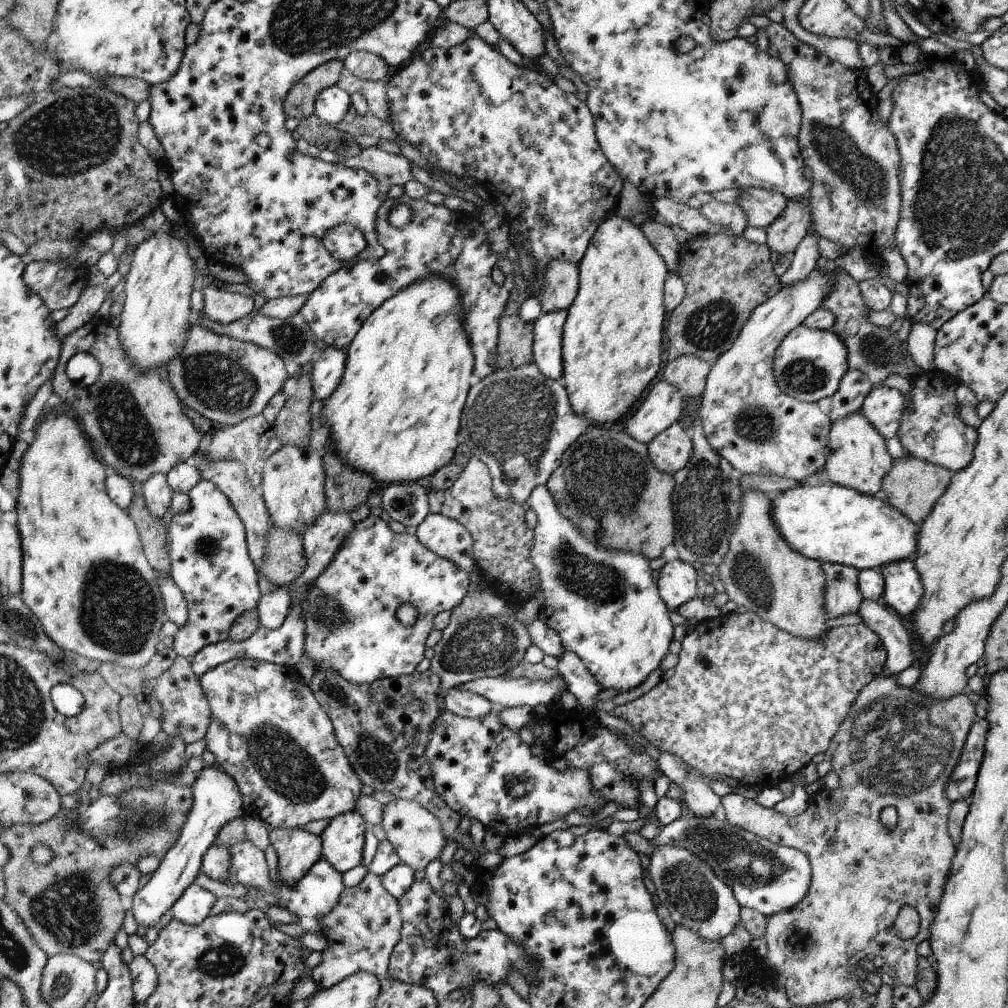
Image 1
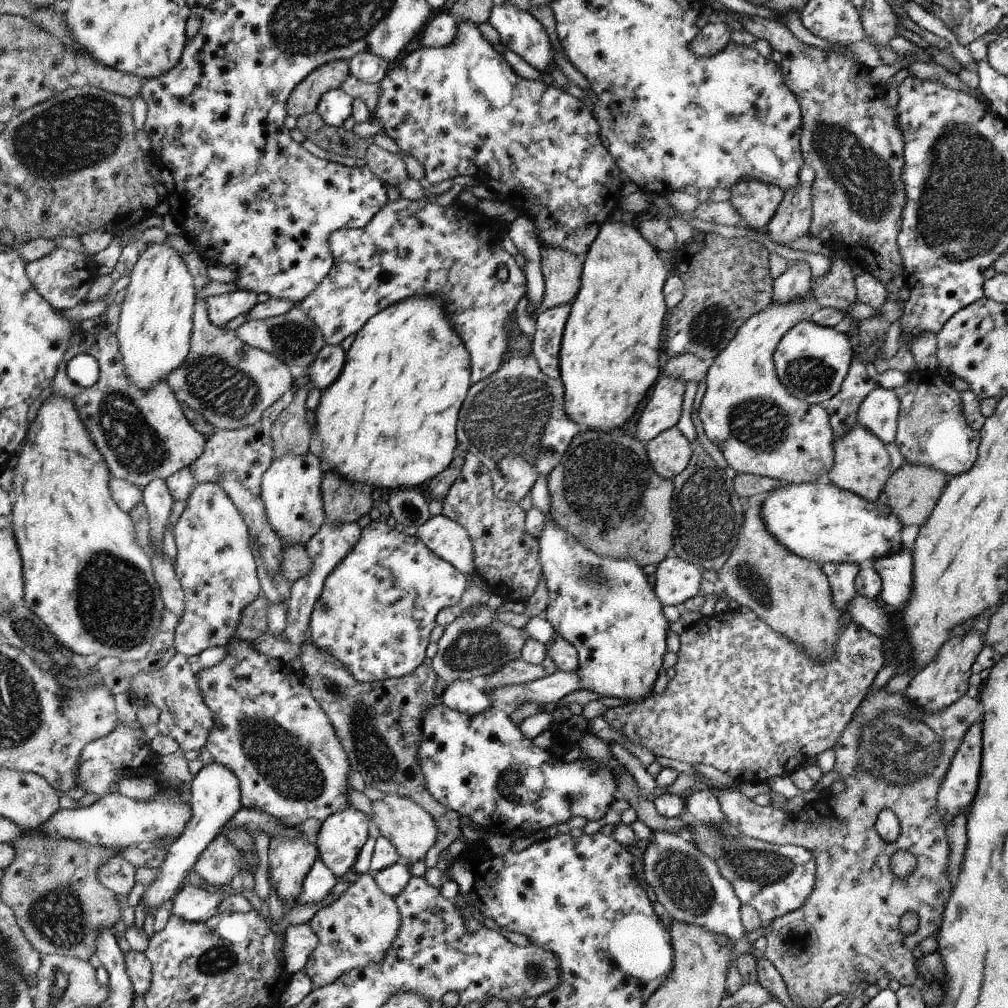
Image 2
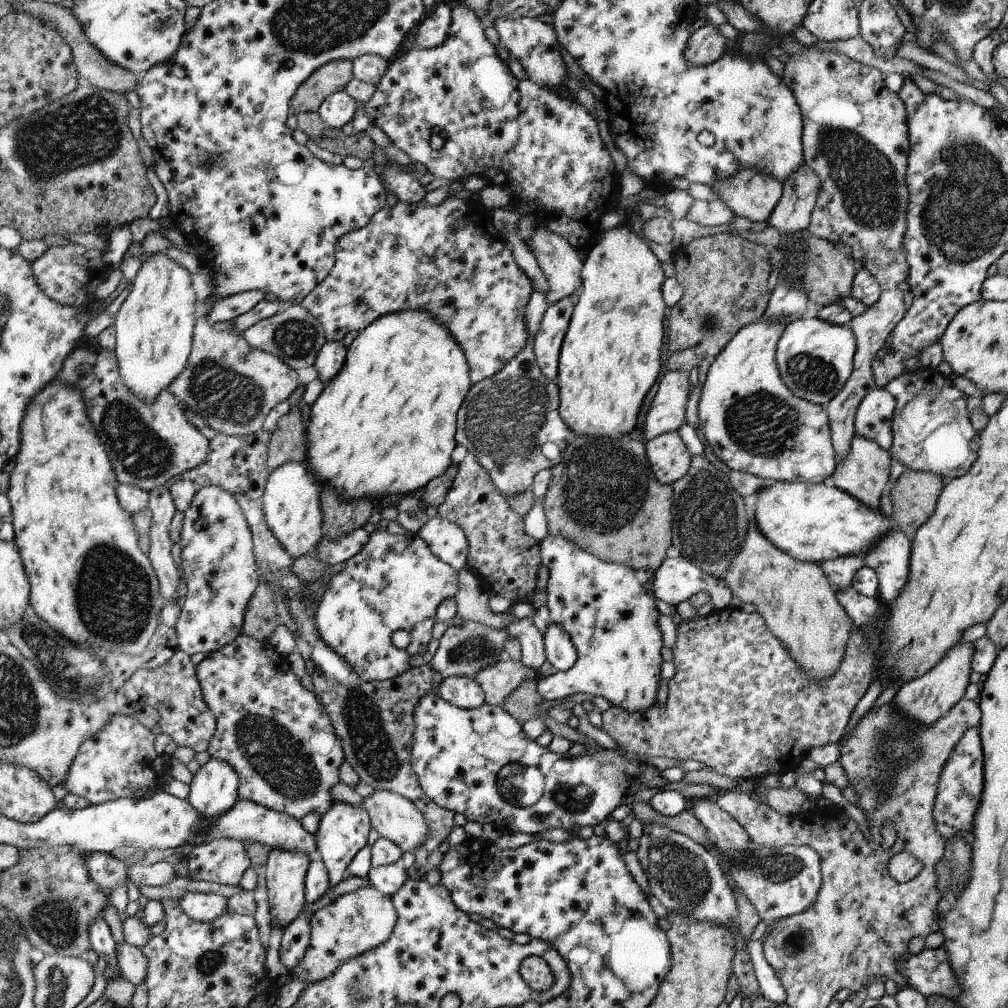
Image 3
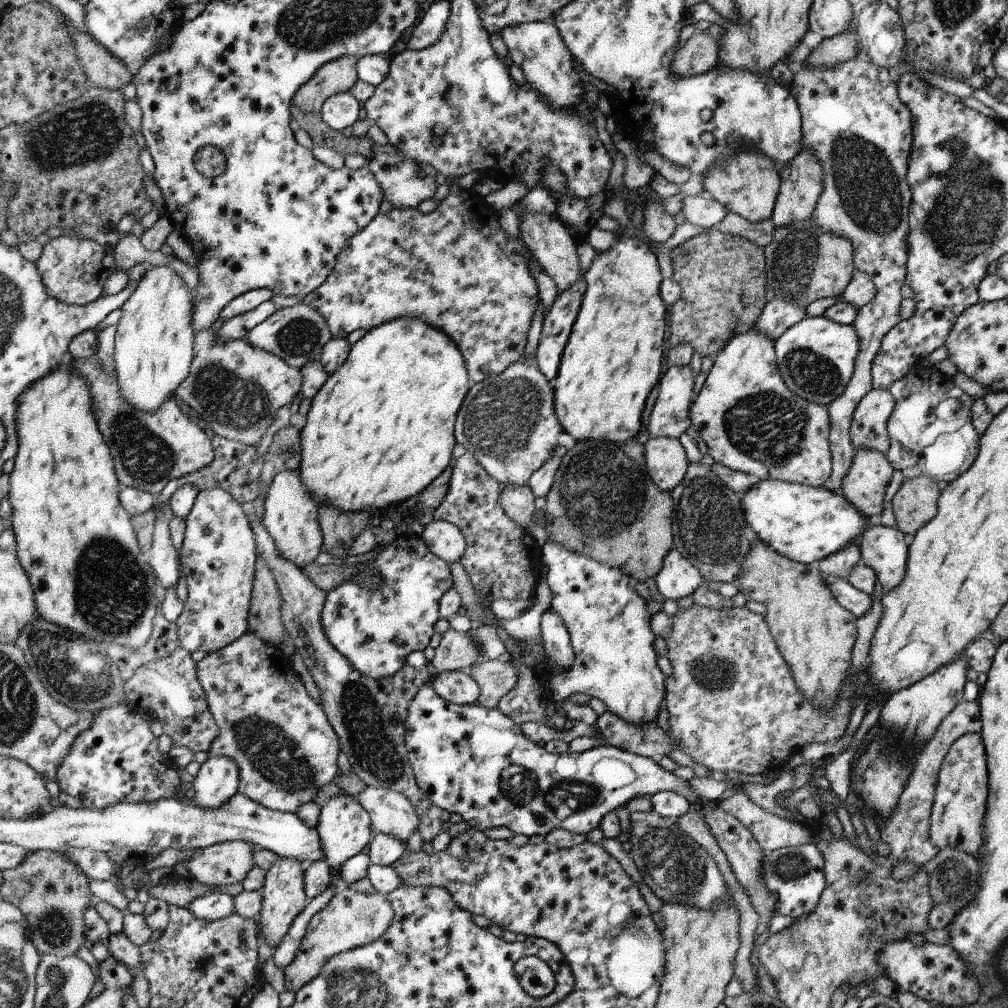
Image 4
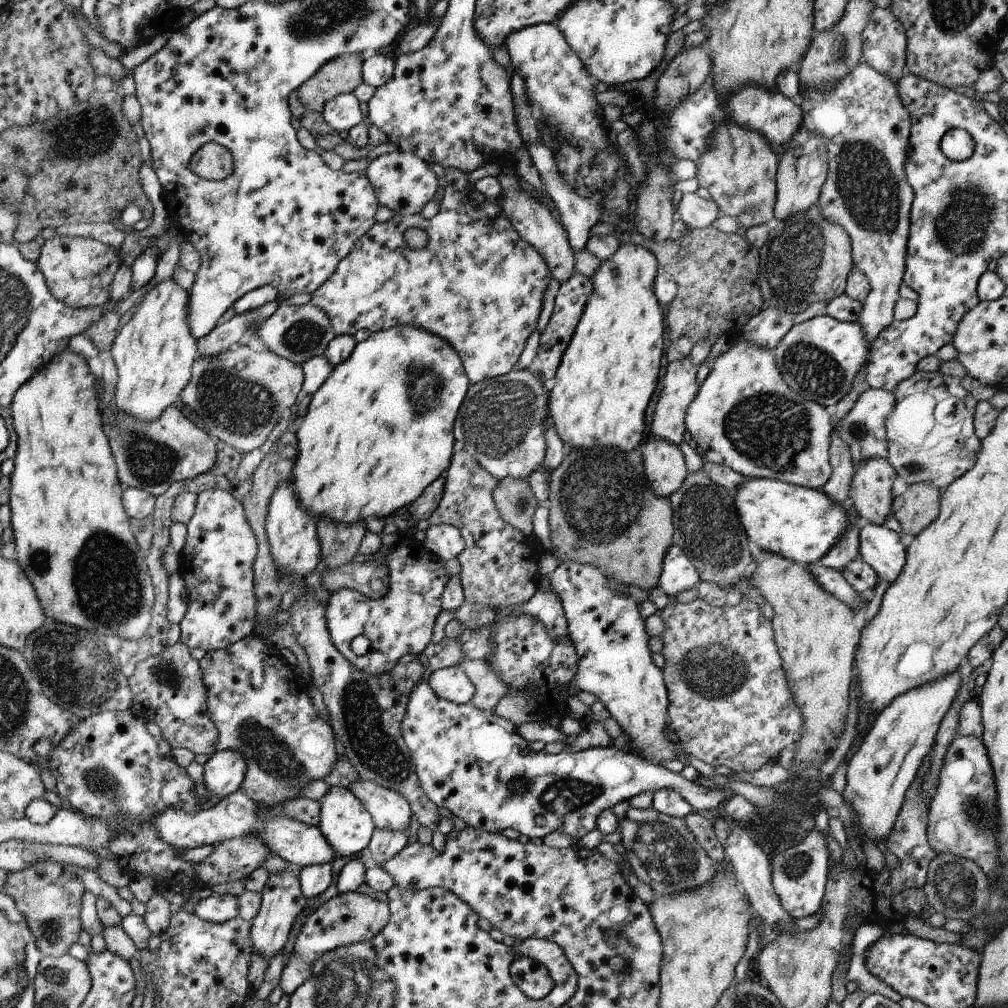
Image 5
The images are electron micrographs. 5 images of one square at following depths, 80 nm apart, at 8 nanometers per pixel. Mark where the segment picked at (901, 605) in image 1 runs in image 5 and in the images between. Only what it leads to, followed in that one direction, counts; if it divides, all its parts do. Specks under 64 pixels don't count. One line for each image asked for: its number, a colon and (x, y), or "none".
2: (896, 570)
3: (890, 558)
4: (883, 548)
5: (882, 549)

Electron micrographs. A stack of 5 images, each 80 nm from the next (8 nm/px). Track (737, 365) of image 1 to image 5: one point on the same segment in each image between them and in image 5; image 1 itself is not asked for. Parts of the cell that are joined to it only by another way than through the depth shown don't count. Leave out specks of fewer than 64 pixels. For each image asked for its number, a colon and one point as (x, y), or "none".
2: (761, 429)
3: (755, 424)
4: (745, 416)
5: (746, 418)

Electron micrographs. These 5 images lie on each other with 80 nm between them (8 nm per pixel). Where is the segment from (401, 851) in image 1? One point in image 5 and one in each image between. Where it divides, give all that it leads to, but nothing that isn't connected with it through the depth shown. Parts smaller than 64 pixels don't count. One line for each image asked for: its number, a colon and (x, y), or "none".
2: (412, 830)
3: (394, 817)
4: (392, 813)
5: (391, 810)

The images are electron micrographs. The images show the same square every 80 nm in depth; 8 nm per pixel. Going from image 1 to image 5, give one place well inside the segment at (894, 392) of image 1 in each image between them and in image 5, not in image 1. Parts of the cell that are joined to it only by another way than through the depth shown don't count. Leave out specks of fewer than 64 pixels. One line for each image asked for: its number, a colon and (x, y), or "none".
2: (880, 412)
3: (874, 419)
4: (869, 430)
5: (865, 428)

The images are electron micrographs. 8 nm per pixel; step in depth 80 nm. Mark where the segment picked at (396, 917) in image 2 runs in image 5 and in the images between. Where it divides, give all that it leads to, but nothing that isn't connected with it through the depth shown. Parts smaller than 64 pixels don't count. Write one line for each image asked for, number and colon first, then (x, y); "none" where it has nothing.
3: (354, 923)
4: (351, 919)
5: (348, 918)

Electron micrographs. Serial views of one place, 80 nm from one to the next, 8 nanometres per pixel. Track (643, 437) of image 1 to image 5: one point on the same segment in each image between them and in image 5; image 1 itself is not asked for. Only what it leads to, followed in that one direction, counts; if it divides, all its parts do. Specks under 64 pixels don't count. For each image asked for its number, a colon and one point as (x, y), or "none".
2: (664, 409)
3: (667, 413)
4: (670, 417)
5: (679, 387)

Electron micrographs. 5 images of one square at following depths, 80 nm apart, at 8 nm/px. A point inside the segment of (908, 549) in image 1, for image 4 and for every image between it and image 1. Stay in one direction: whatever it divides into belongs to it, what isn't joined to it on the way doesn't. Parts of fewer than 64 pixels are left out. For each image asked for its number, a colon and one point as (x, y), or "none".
2: (822, 522)
3: (812, 522)
4: (805, 523)

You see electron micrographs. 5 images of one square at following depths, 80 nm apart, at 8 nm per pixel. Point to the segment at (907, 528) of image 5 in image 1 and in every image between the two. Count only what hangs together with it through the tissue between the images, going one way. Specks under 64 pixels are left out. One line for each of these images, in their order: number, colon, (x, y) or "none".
1: (914, 486)
2: (914, 490)
3: (915, 494)
4: (914, 504)

